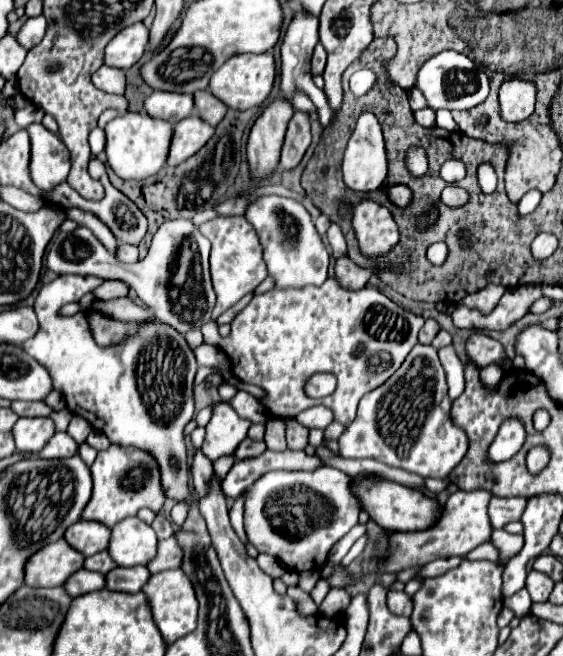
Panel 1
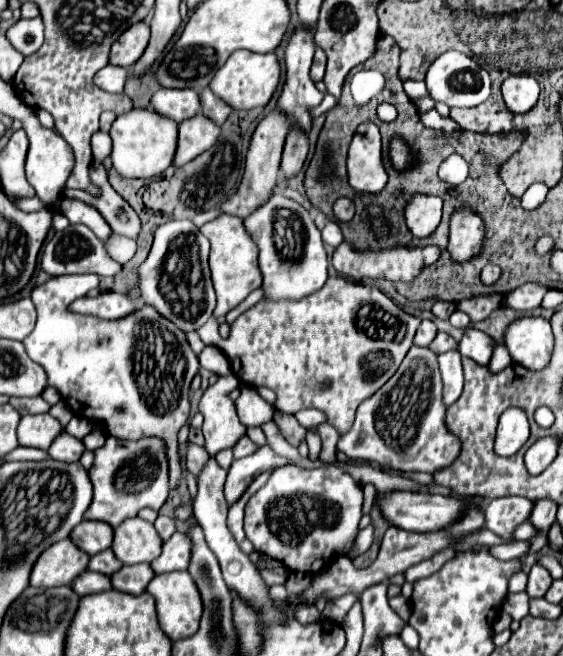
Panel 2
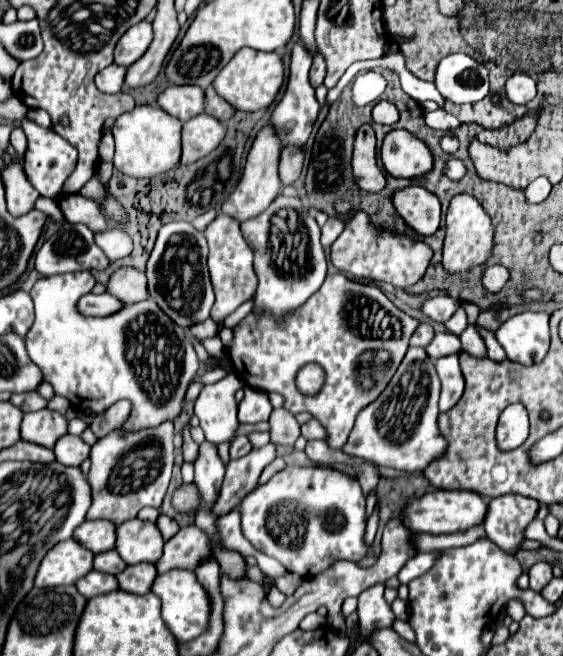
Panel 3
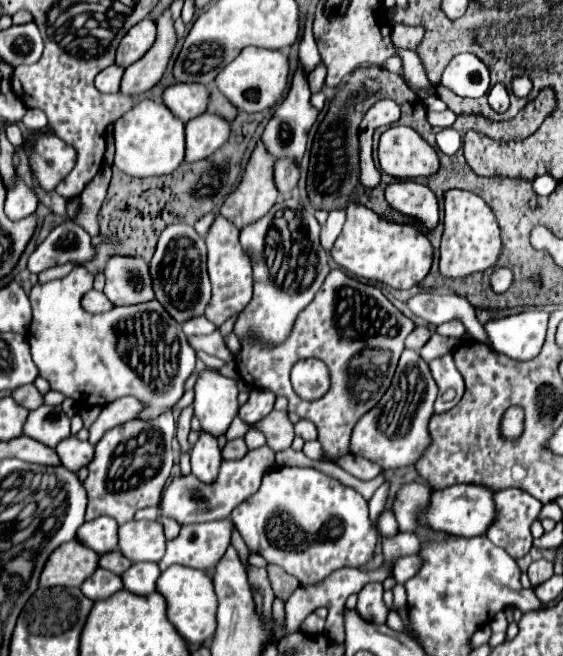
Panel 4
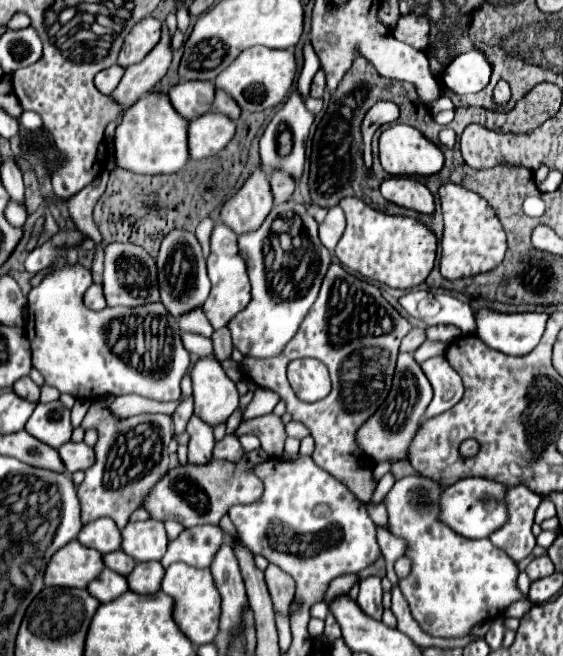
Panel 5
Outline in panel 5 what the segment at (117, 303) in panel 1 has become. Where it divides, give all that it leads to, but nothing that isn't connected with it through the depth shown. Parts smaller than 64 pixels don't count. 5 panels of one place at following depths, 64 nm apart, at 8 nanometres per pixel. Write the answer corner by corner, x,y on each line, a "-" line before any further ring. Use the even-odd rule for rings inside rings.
92,284
86,294
84,294
84,304
90,308
90,310
102,310
106,308
106,300
104,300
104,294
102,294
102,286
100,284

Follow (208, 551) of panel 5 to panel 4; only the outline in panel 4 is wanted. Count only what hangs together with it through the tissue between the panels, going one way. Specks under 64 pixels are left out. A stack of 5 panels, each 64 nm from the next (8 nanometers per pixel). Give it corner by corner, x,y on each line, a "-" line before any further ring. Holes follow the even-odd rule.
218,520
206,524
182,526
178,538
166,544
166,554
158,562
160,570
172,564
184,564
190,568
212,570
224,550
230,546
232,520

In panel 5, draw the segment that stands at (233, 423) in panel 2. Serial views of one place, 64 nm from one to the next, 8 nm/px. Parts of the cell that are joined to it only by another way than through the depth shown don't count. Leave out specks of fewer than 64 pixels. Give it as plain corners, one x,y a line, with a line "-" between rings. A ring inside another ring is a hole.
216,356
198,358
190,368
190,378
194,388
194,412
210,426
226,422
238,408
238,390

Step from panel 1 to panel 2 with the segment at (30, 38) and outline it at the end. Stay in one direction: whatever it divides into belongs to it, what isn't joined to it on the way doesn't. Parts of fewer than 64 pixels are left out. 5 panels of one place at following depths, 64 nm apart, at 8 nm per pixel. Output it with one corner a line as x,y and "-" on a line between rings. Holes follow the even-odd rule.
40,16
32,20
18,20
6,30
6,38
22,56
30,56
38,52
44,40
44,26

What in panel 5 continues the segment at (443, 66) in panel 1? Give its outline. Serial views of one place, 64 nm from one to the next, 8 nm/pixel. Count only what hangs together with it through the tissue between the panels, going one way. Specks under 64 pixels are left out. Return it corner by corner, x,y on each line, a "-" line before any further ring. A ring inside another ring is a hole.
480,50
460,54
444,72
442,82
456,94
480,92
490,80
490,62

